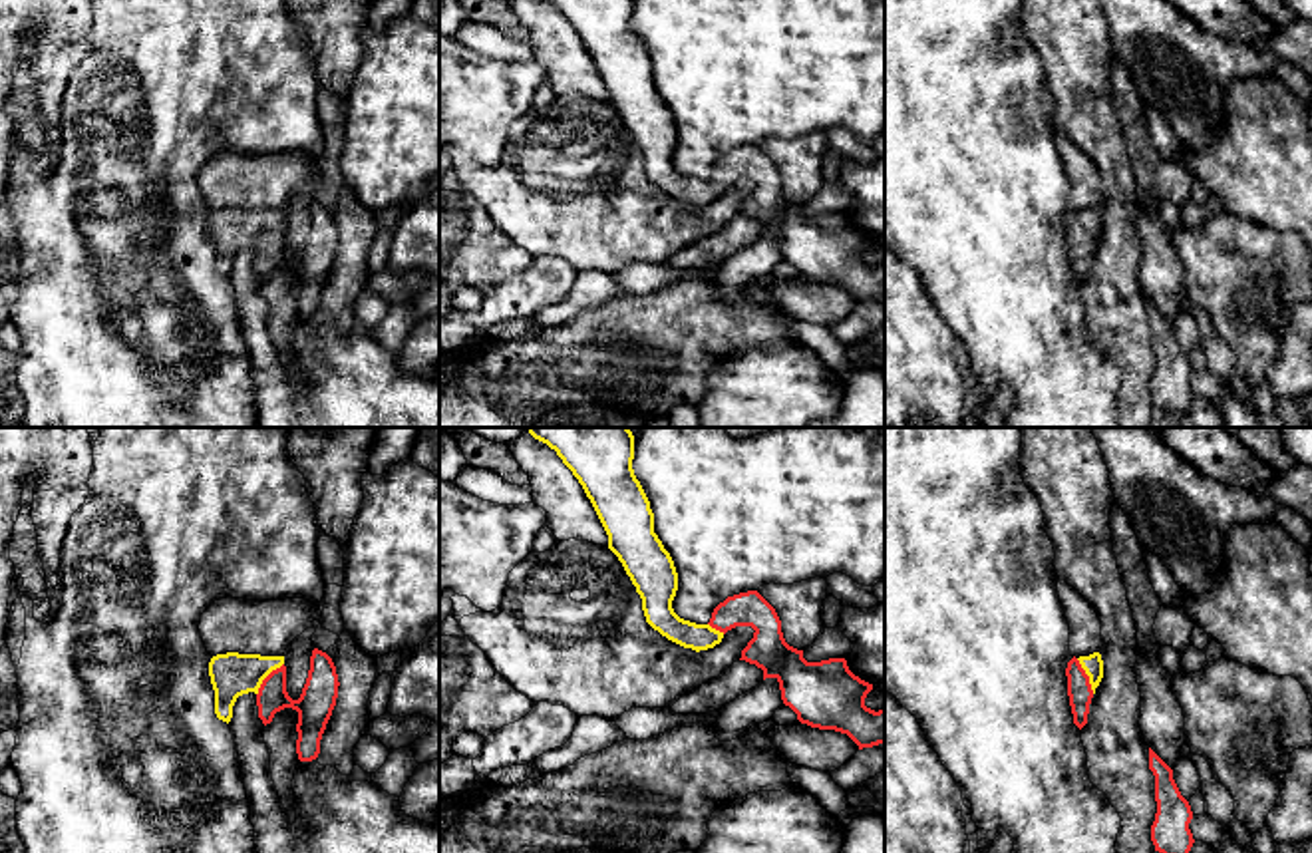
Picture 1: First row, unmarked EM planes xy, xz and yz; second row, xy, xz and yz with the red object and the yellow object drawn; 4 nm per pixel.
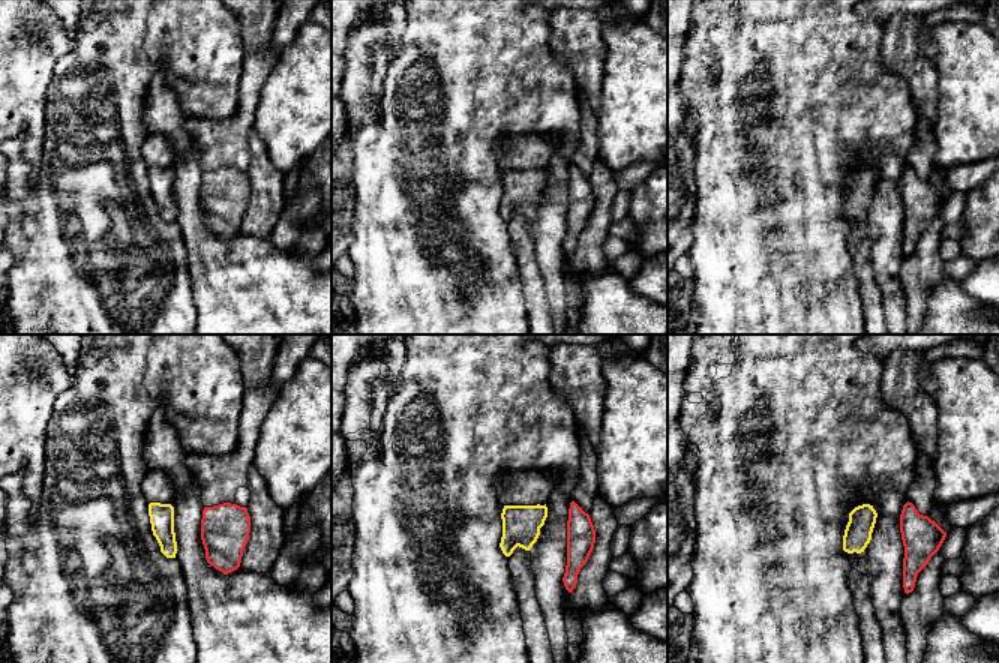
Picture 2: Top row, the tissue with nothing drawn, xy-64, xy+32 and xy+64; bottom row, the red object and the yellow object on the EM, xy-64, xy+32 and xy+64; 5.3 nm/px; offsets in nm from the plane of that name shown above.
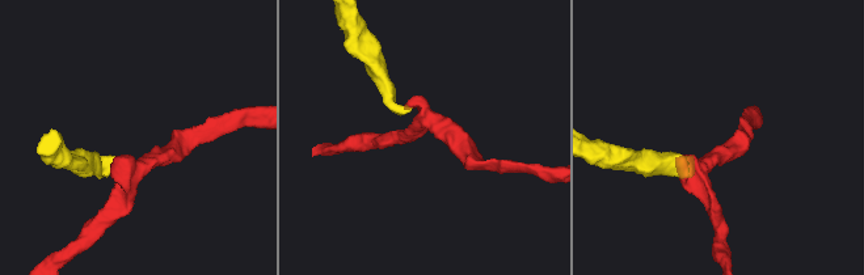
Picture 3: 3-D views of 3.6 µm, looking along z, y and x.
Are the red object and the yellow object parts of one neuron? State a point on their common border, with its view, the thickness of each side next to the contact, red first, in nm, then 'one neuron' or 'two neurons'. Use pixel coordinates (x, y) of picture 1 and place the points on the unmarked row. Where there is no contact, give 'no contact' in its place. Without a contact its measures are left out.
xy (265, 233) | 150/180 nm | one neuron

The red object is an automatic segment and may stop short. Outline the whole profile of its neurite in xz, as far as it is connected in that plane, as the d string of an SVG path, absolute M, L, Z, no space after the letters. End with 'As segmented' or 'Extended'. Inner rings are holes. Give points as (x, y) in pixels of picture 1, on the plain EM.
M634 0L549 2L557 6L563 18L582 40L608 89L608 103L618 111L636 141L636 147L642 153L646 177L654 185L684 203L700 207L720 199L728 185L736 181L751 181L755 185L753 193L741 205L739 215L761 223L763 235L775 233L779 237L783 258L797 268L801 278L847 288L859 304L885 298L885 264L875 266L865 260L865 253L873 245L873 239L855 231L845 213L807 217L803 213L803 205L797 205L785 197L775 163L757 145L728 151L714 163L708 179L684 175L674 167L672 155L678 145L678 127L670 107L654 87L654 68L650 64L650 56L634 30Z. Extended

